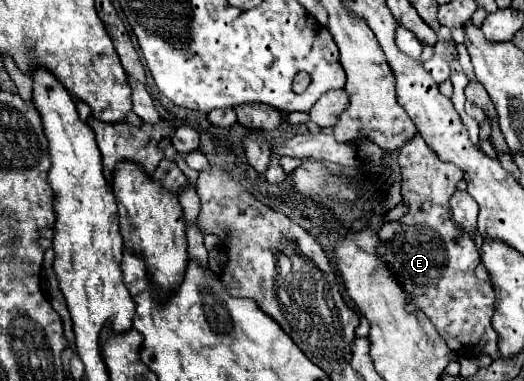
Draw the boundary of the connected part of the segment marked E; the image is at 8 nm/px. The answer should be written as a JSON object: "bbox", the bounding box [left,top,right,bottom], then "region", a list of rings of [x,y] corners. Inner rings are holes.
{"bbox":[376,135,498,359],"region":[[[420,135],[400,149],[398,163],[402,171],[402,201],[408,205],[408,211],[400,219],[400,229],[394,237],[380,245],[376,253],[408,293],[406,311],[422,311],[454,355],[490,355],[498,359],[498,333],[492,329],[494,293],[490,285],[476,279],[474,267],[480,263],[480,251],[474,241],[454,225],[450,213],[450,197],[464,173],[460,173],[456,165],[440,161]]]}

